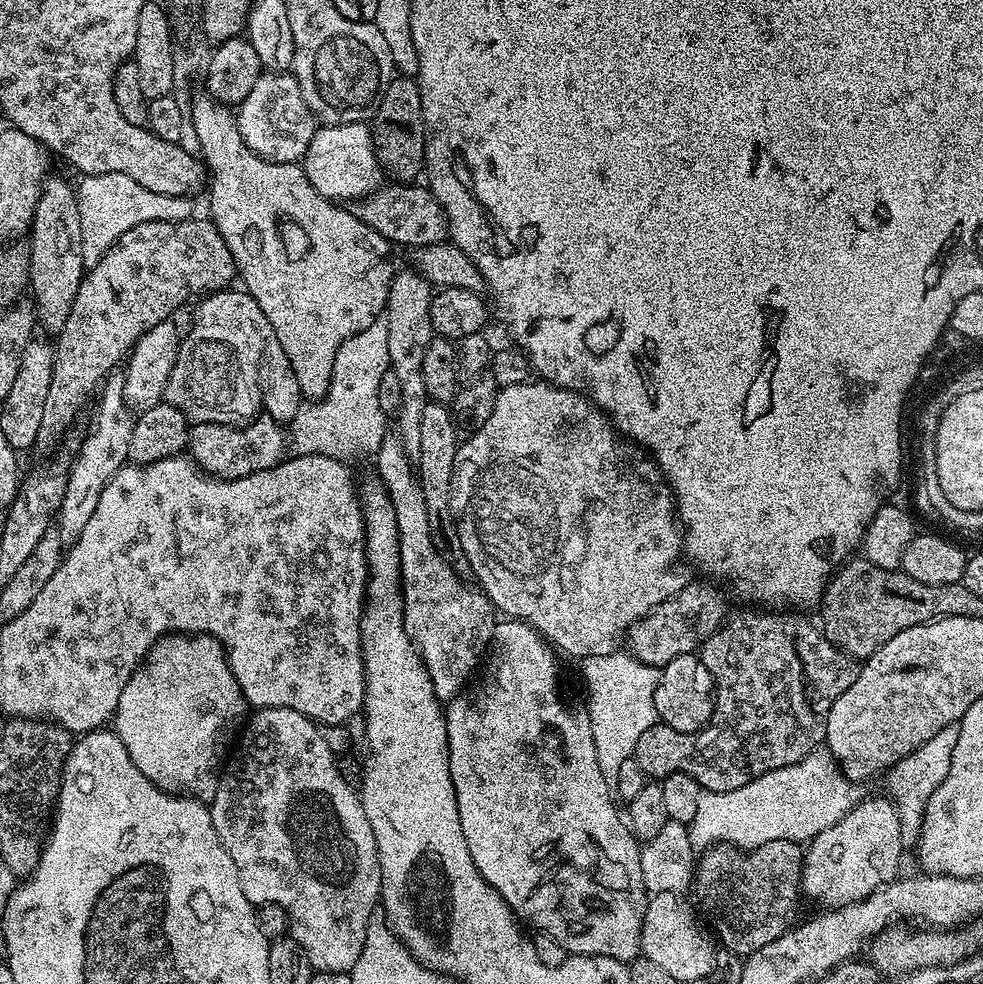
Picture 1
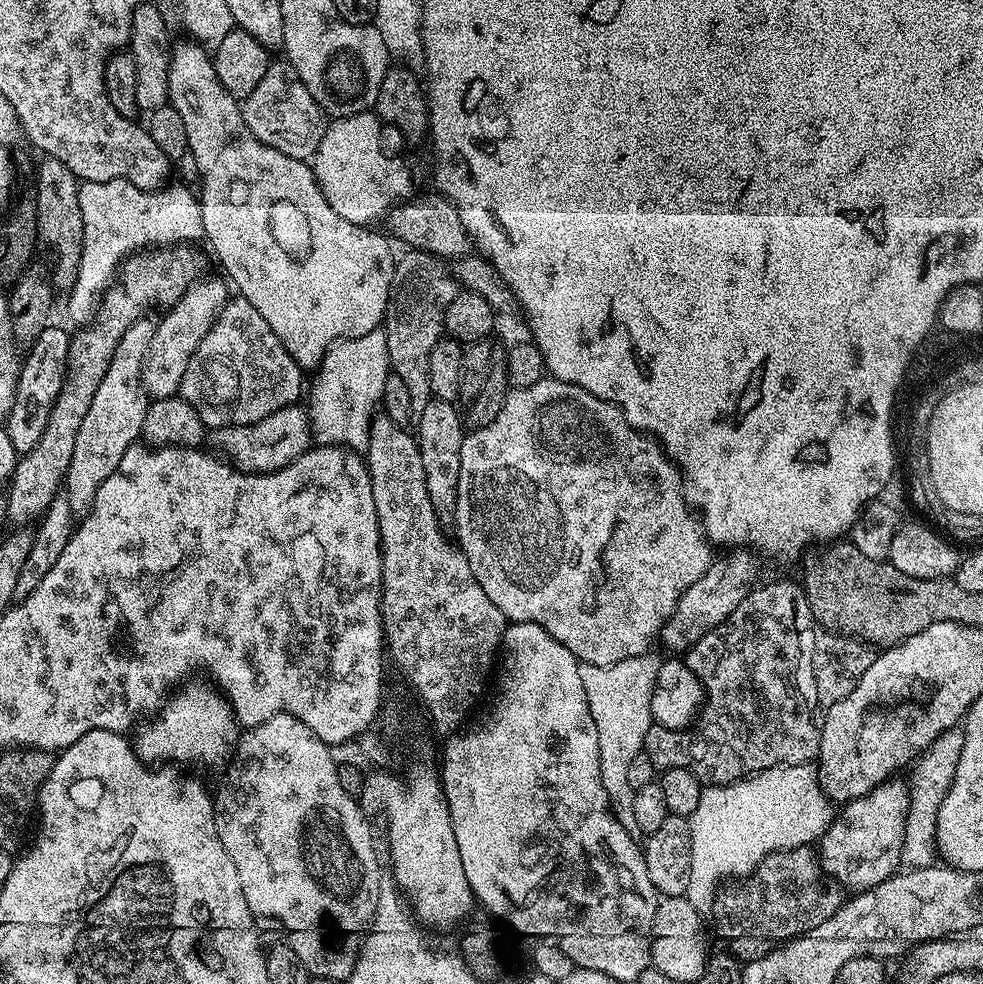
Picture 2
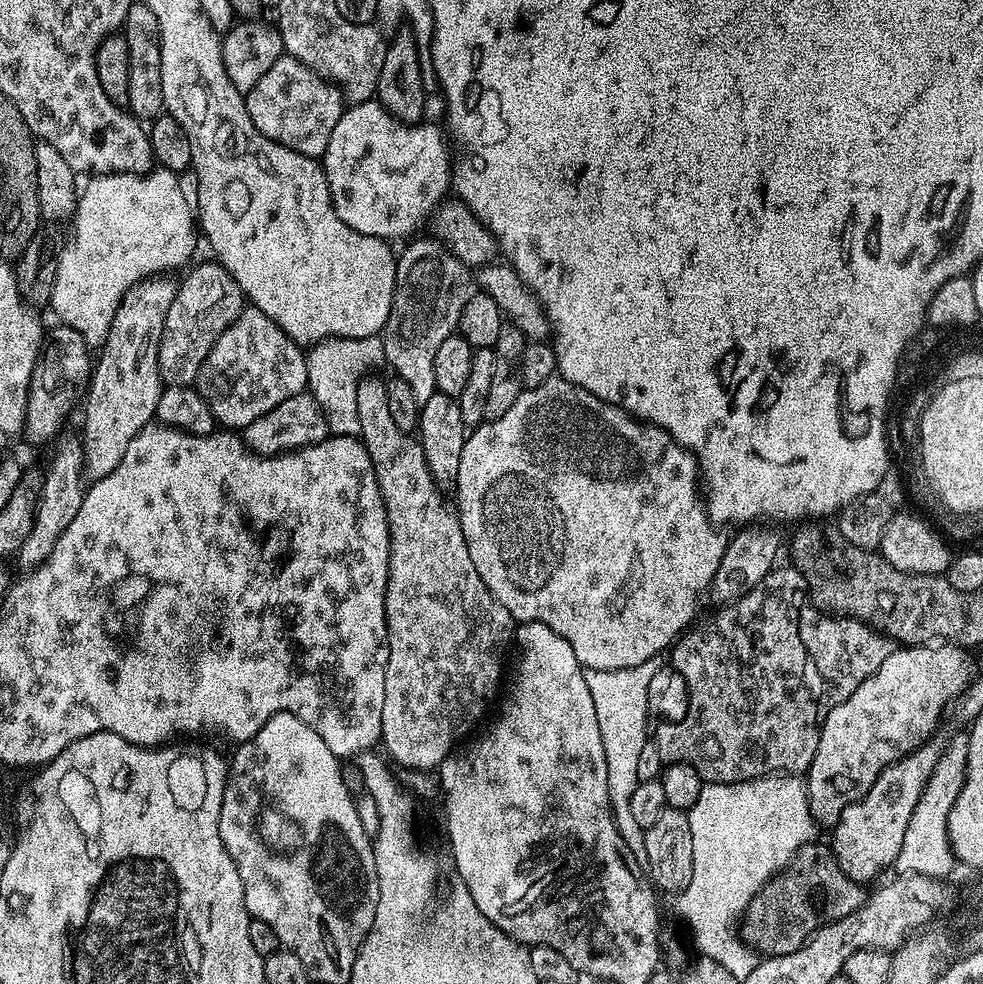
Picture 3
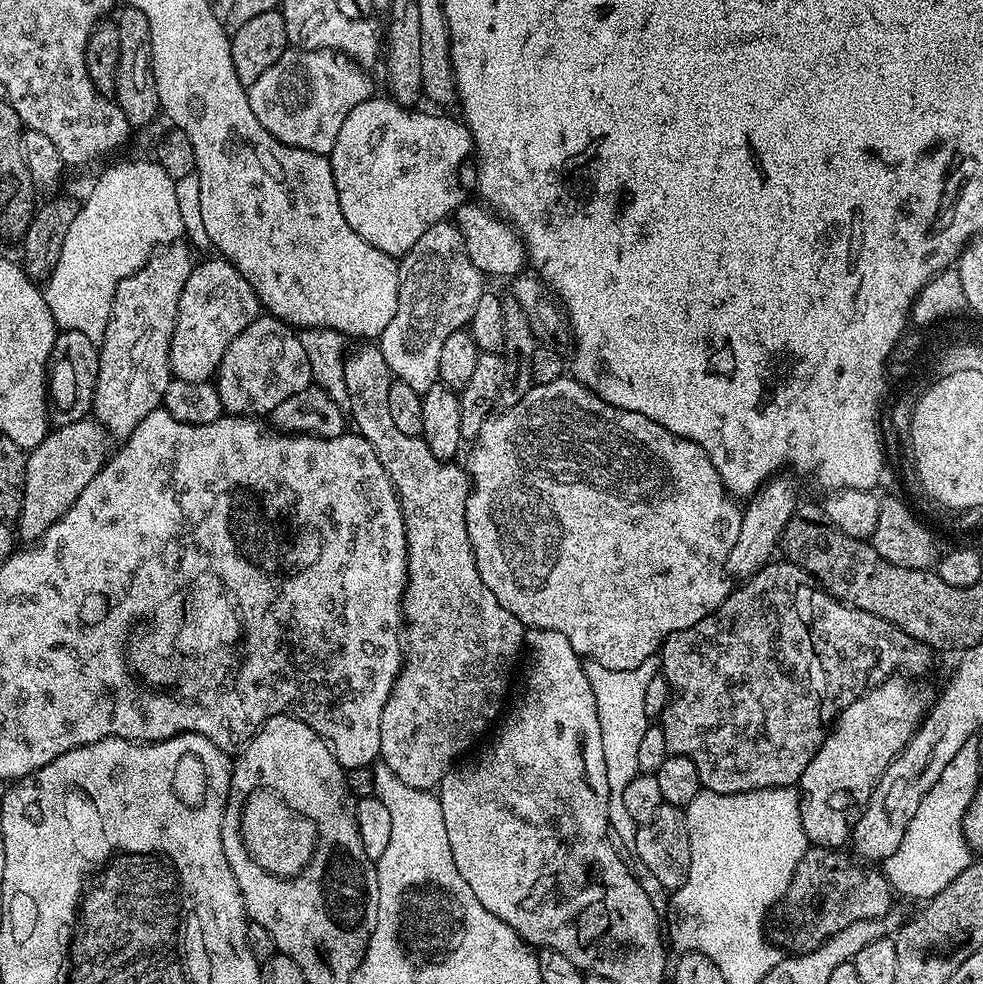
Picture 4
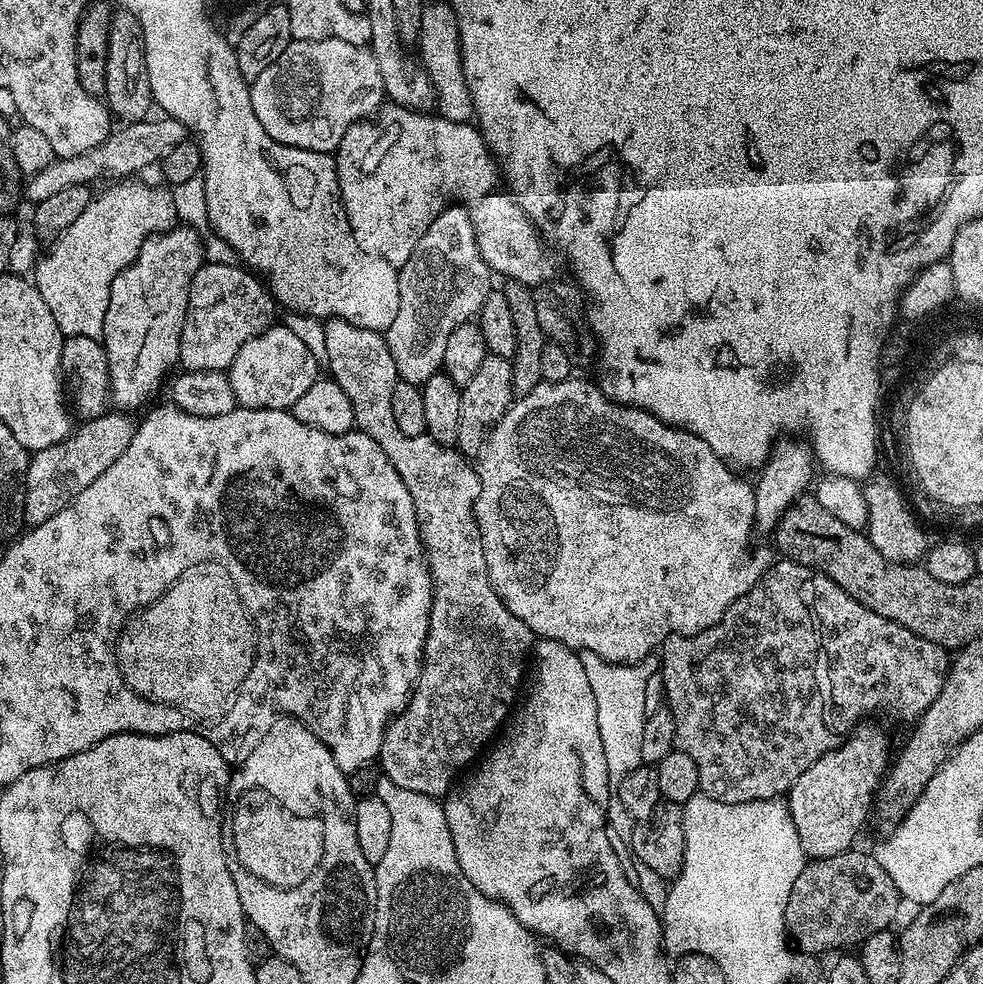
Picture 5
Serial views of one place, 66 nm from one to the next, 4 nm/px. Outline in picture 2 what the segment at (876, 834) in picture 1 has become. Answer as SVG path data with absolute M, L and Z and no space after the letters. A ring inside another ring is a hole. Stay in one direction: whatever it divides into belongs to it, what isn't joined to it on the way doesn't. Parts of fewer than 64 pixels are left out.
M900 778L886 780L866 795L847 801L818 841L820 865L824 867L825 876L832 877L852 894L870 890L895 876L904 855L909 806L908 784Z

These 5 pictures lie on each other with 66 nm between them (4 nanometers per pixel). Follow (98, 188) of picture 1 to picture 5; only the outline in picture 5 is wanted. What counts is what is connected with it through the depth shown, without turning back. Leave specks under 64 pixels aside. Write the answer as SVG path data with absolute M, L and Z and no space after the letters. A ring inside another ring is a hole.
M128 178L105 187L108 188L105 192L96 192L82 214L51 245L52 253L42 257L36 264L36 289L38 294L42 294L42 302L46 302L50 314L54 314L54 322L58 322L60 335L65 338L81 336L103 341L106 306L110 302L110 286L114 278L118 278L118 274L126 270L130 262L134 262L146 238L157 232L166 232L177 223L171 191L164 186L152 189L150 185L139 184L138 181L136 178Z

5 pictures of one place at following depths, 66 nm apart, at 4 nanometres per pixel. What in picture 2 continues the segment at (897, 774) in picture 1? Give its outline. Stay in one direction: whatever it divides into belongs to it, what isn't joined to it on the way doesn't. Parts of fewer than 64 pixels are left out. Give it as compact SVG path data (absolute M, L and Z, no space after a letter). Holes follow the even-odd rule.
M957 726L946 730L911 765L912 780L910 779L908 784L910 806L906 818L904 855L902 857L905 865L930 868L933 867L934 861L937 859L936 823L938 822L938 806L942 806L942 798L946 798L946 794L954 782L954 774L958 770L958 758L962 758L963 741L963 727Z

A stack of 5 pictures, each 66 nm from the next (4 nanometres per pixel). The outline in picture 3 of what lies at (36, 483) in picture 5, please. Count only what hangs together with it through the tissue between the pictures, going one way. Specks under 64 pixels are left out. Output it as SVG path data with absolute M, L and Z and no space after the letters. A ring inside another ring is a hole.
M76 435L59 437L53 445L54 454L46 468L46 472L40 478L40 491L36 502L36 513L30 534L18 553L21 569L31 570L37 568L46 558L50 558L50 550L54 550L54 542L62 538L62 530L70 526L74 514L78 514L78 506L84 497L84 447L81 439Z

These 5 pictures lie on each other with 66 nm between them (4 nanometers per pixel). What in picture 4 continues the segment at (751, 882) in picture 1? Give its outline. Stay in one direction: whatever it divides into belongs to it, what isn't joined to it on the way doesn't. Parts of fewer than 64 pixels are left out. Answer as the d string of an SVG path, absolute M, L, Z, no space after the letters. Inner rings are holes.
M809 846L806 854L802 854L802 862L798 862L798 866L794 870L794 878L779 905L780 924L774 925L773 928L771 925L771 939L781 949L792 954L813 952L818 946L825 944L831 936L838 934L838 930L846 930L846 926L854 926L854 922L880 920L883 912L892 904L894 889L888 883L887 875L883 871L880 873L876 868L879 867L869 866L867 863L853 858L844 850Z

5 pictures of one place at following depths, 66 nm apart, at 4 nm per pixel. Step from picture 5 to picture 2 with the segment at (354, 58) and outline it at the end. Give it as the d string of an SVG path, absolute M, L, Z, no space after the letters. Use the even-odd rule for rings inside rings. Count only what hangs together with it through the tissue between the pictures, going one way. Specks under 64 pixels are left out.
M287 62L269 63L266 74L258 86L242 102L244 121L254 134L266 146L274 150L282 150L282 154L290 154L295 160L311 161L318 150L318 142L322 142L322 134L326 127L326 114L318 106L316 99L306 90L302 78L292 65Z

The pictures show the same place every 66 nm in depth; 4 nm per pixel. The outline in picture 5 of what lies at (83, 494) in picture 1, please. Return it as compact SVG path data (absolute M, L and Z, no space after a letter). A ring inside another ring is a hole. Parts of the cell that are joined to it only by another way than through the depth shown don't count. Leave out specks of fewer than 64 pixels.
M173 226L166 232L146 238L142 242L142 250L114 278L110 286L110 302L106 306L106 322L104 323L104 353L110 374L110 400L117 409L143 409L148 399L160 388L164 375L180 359L180 339L182 326L188 313L188 295L194 274L205 263L202 236L192 227Z

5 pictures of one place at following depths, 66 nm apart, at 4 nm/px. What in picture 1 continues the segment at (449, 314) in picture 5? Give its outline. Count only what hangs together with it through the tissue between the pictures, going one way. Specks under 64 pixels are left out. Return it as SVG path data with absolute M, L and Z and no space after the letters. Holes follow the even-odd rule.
M415 270L397 271L392 278L388 291L388 305L384 307L382 318L388 324L390 334L390 371L398 378L398 387L402 390L402 406L398 413L400 429L398 435L404 443L409 460L418 458L418 445L422 431L422 410L430 403L426 394L426 385L422 383L422 354L434 335L430 314L432 313L433 285L422 278Z

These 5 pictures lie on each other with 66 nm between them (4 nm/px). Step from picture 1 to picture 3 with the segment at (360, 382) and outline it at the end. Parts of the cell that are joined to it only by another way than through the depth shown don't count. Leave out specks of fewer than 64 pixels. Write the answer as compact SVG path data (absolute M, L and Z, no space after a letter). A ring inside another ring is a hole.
M383 335L366 338L331 336L328 340L319 340L307 349L307 391L311 392L313 398L322 406L328 419L328 427L335 435L359 437L358 386L363 377L384 363Z

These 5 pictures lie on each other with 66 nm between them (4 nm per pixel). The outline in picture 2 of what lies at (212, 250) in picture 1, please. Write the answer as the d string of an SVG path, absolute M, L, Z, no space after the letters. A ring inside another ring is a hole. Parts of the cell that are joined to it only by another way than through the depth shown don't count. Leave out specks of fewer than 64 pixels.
M188 242L171 246L156 246L151 250L140 250L121 263L118 275L101 295L96 315L77 331L80 333L72 336L68 351L68 372L64 375L64 385L62 390L58 390L58 398L54 398L54 406L50 410L46 430L42 434L42 438L38 438L38 446L34 446L34 450L23 453L16 461L14 474L6 485L8 522L11 521L14 526L24 526L30 520L32 520L31 522L37 521L48 509L50 502L58 496L64 477L68 474L70 458L74 458L74 438L78 434L78 426L82 426L82 418L86 418L86 410L90 410L94 390L98 390L98 385L102 382L102 374L106 374L106 366L110 364L110 358L114 354L118 342L122 340L122 334L126 334L126 330L130 330L134 321L151 313L148 311L155 304L160 307L160 310L171 308L178 302L178 298L182 298L182 294L186 294L186 290L191 284L196 283L204 275L204 256L196 249L196 246Z

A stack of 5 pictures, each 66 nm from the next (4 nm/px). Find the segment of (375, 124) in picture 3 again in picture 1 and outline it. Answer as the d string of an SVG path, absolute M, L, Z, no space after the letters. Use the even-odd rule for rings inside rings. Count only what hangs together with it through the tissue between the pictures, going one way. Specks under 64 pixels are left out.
M367 123L317 127L314 138L310 138L310 146L306 146L302 167L310 186L314 186L324 199L333 202L359 202L382 184L382 169L374 150L372 128Z

